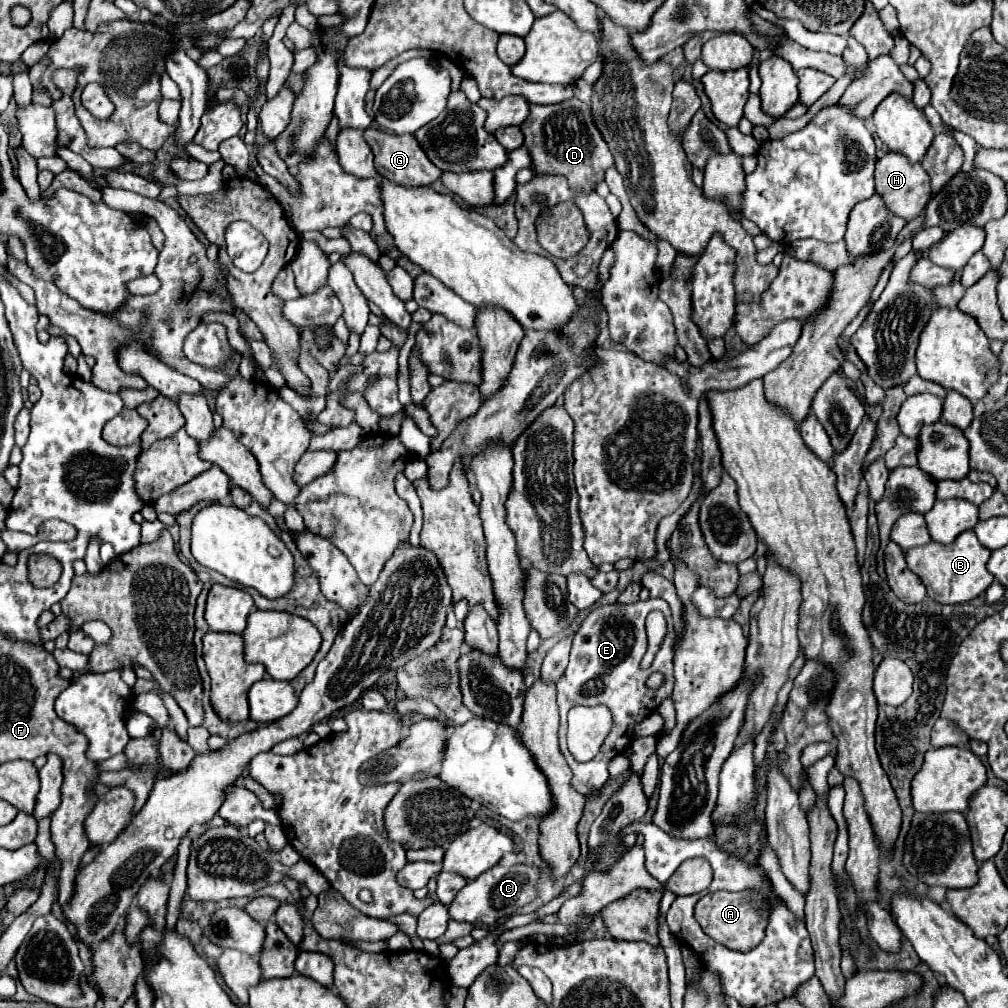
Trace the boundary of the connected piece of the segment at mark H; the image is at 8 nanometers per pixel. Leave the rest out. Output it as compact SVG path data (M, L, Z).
M887 153L875 165L875 193L883 197L891 213L895 213L897 217L903 217L905 221L911 221L919 217L919 213L923 213L923 209L927 207L931 199L931 185L929 185L929 177L925 169L921 167L921 163L911 165L903 155Z

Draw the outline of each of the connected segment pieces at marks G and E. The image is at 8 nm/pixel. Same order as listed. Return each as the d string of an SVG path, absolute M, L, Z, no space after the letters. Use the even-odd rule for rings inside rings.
M369 127L363 131L363 139L367 141L367 145L371 147L371 151L375 155L373 161L375 161L377 173L381 177L385 177L387 181L395 181L397 185L403 185L403 187L423 187L423 185L431 185L441 175L441 171L421 151L421 147L413 135L389 135L379 129Z
M649 599L649 601L639 601L635 605L605 605L601 609L595 609L587 615L587 619L581 623L579 631L573 637L573 647L571 647L571 659L569 665L563 673L563 677L557 683L557 705L559 705L559 749L565 755L567 765L571 765L573 779L571 787L581 793L589 795L595 789L601 789L609 777L609 761L623 753L625 747L631 745L633 741L633 727L647 715L651 715L661 699L669 697L673 691L673 621L671 621L671 611L667 601L663 599ZM659 609L665 619L667 619L667 635L661 643L661 649L655 653L655 661L649 669L641 671L639 661L647 651L647 633L645 633L645 617L653 611ZM653 673L663 673L665 681L659 689L649 689L645 681ZM575 705L605 705L611 715L613 715L613 725L611 731L595 755L595 759L587 763L579 763L573 757L567 755L567 743L565 743L565 727L567 727L567 711Z

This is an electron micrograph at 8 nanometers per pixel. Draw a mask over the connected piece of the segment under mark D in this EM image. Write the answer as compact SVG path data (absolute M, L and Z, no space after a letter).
M575 97L559 105L531 105L531 113L521 125L521 133L525 135L523 145L531 153L533 173L563 175L571 189L579 189L579 193L593 193L595 185L605 179L605 169L615 167L611 151L595 127L591 107Z

